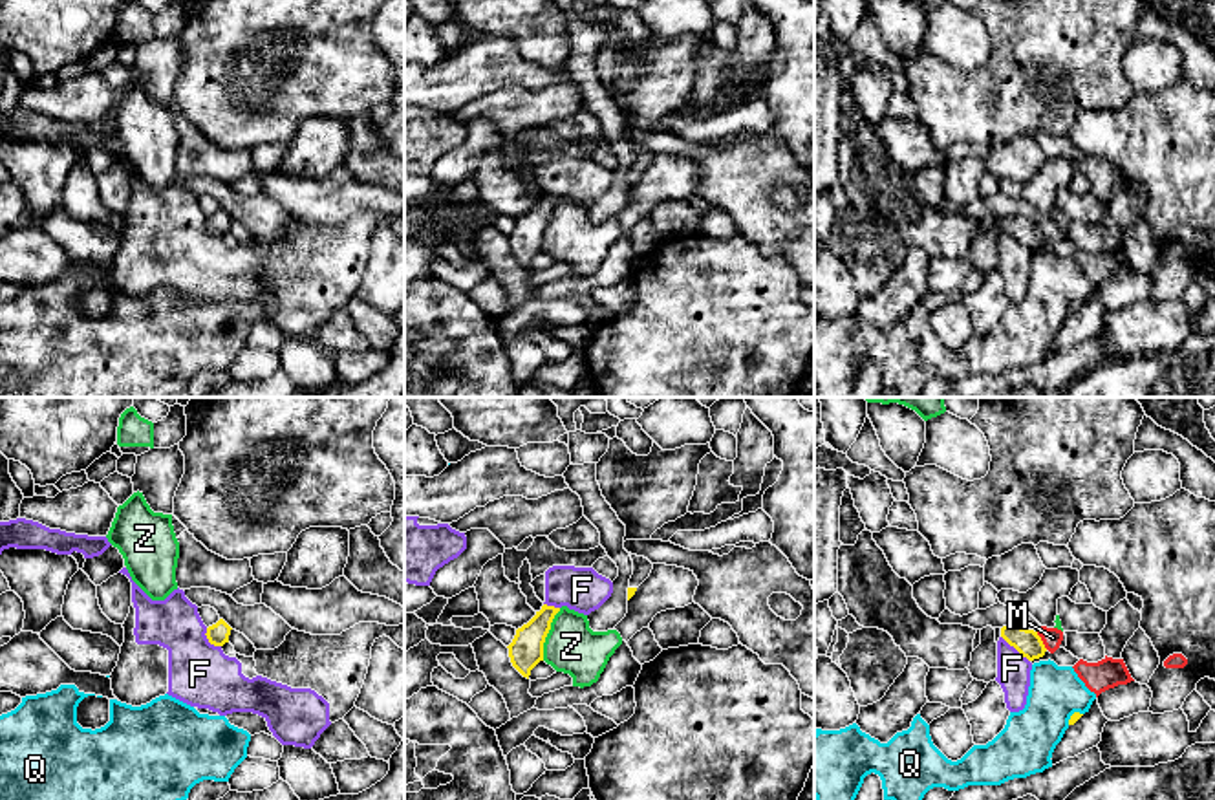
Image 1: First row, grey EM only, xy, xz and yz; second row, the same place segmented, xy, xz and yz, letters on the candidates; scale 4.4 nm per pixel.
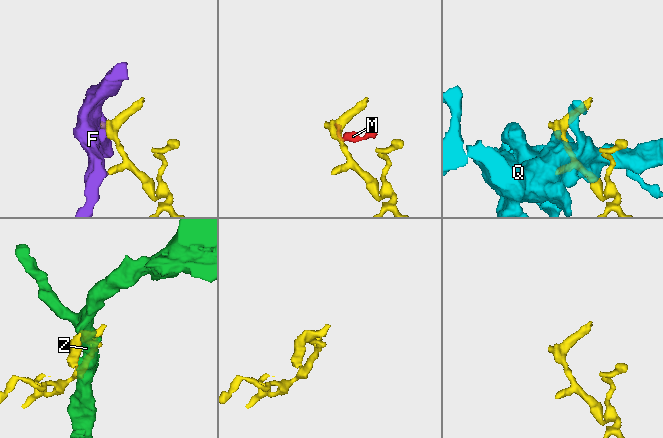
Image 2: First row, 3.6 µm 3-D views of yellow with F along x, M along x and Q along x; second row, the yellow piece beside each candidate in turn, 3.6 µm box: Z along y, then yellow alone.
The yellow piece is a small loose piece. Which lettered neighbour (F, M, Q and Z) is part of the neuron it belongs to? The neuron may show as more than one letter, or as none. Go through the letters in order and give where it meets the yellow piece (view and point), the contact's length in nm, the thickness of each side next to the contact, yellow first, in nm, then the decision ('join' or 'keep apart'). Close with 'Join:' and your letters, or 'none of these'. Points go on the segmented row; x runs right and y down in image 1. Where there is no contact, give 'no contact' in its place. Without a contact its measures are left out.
F: contact yz (1016, 648); length 170 nm; calibres 110 and 140 nm; keep apart
M: contact yz (1042, 641); length 90 nm; calibres 110 and 90 nm; keep apart
Q: contact yz (1073, 714); length 90 nm; calibres 40 and 240 nm; keep apart
Z: contact xz (548, 632); length 240 nm; calibres 150 and 240 nm; keep apart
Join: none of these

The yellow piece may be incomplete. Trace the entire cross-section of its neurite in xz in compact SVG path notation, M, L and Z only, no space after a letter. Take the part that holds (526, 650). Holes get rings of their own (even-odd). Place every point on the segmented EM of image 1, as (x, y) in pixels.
M543 604L536 615L516 630L509 648L512 666L529 679L531 670L543 661L543 643L560 608Z

